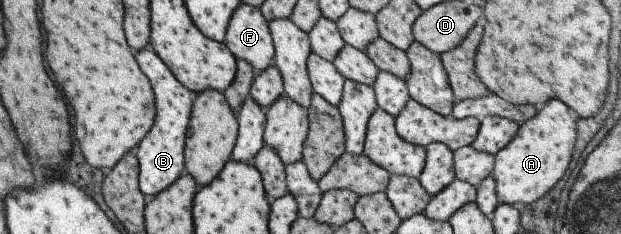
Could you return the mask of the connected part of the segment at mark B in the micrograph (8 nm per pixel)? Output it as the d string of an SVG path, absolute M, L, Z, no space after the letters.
M151 47L149 50L139 50L135 54L135 60L141 66L143 74L151 81L156 100L156 115L153 126L135 148L140 164L138 183L141 192L150 199L171 186L186 170L184 146L196 94L175 78L175 75L165 66L165 63L154 53Z

